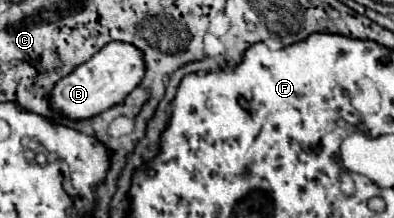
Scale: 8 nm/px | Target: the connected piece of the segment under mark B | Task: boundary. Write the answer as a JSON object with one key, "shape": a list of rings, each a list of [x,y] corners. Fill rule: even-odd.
{"shape":[[[111,42],[101,48],[91,60],[77,66],[71,74],[61,78],[49,94],[49,108],[53,112],[69,118],[69,120],[85,120],[93,118],[125,100],[125,96],[141,82],[145,72],[145,64],[141,52],[123,42]]]}

